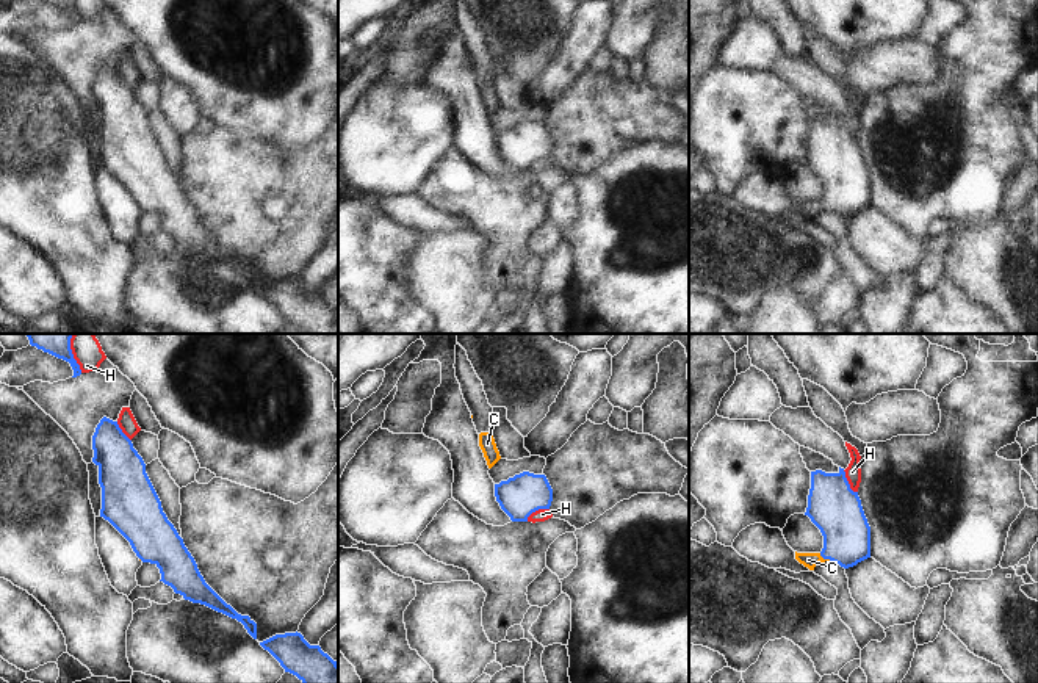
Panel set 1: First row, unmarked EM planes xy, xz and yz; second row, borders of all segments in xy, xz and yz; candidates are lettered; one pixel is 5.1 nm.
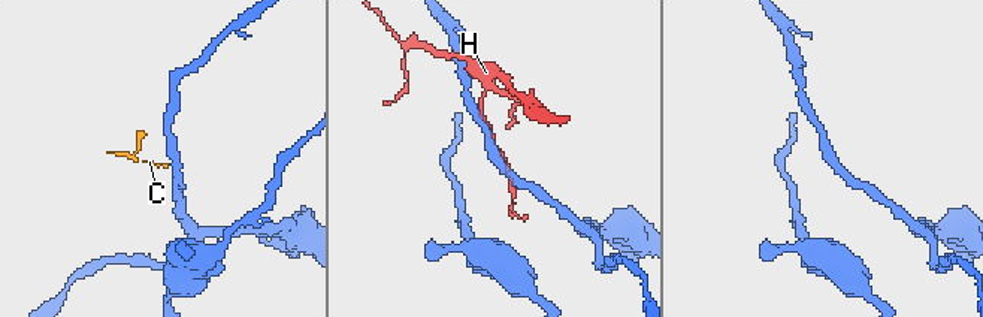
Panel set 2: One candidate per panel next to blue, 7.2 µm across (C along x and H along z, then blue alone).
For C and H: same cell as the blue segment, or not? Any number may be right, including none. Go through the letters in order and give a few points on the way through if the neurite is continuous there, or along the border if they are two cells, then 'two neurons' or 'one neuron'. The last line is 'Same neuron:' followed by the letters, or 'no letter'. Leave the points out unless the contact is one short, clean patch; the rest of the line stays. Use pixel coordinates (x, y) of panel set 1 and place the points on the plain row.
C: runs through yz (836, 160), (836, 195), (825, 207), (808, 209); one neuron
H: two neurons
Same neuron: C

